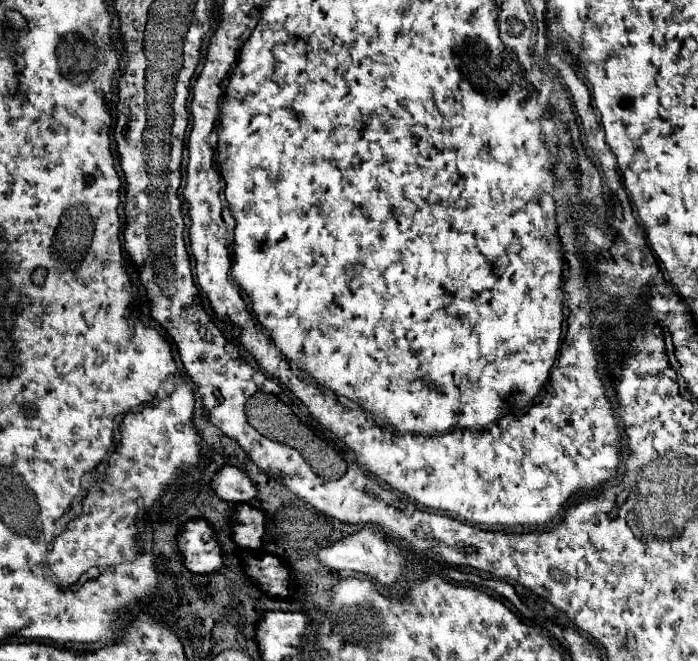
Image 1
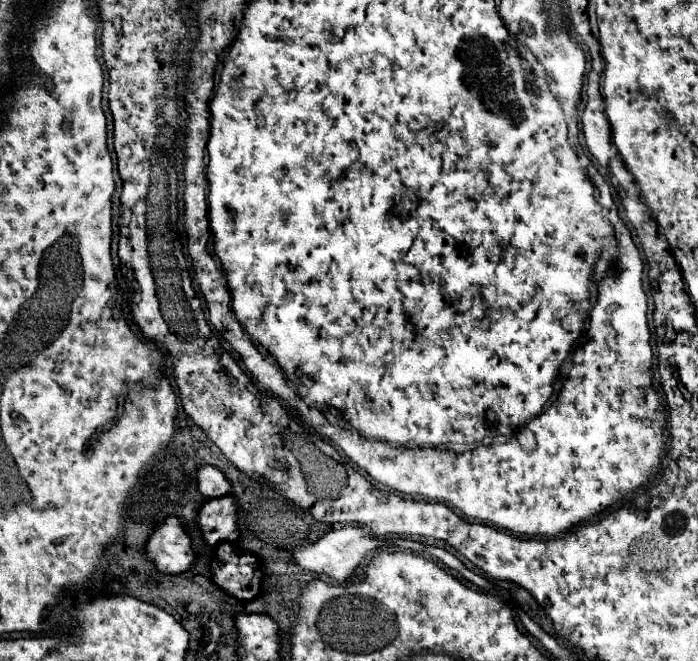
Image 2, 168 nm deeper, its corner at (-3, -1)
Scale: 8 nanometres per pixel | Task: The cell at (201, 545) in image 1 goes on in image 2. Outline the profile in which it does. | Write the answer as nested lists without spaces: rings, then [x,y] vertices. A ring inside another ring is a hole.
[[[168,517],[164,525],[156,527],[146,551],[162,573],[184,573],[196,563],[188,529],[180,517]]]

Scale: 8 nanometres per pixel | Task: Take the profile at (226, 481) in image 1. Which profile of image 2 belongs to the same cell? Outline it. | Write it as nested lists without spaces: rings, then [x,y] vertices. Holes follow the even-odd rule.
[[[202,465],[198,469],[198,487],[200,487],[200,493],[210,499],[232,493],[232,483],[218,467],[212,467],[212,465]]]

